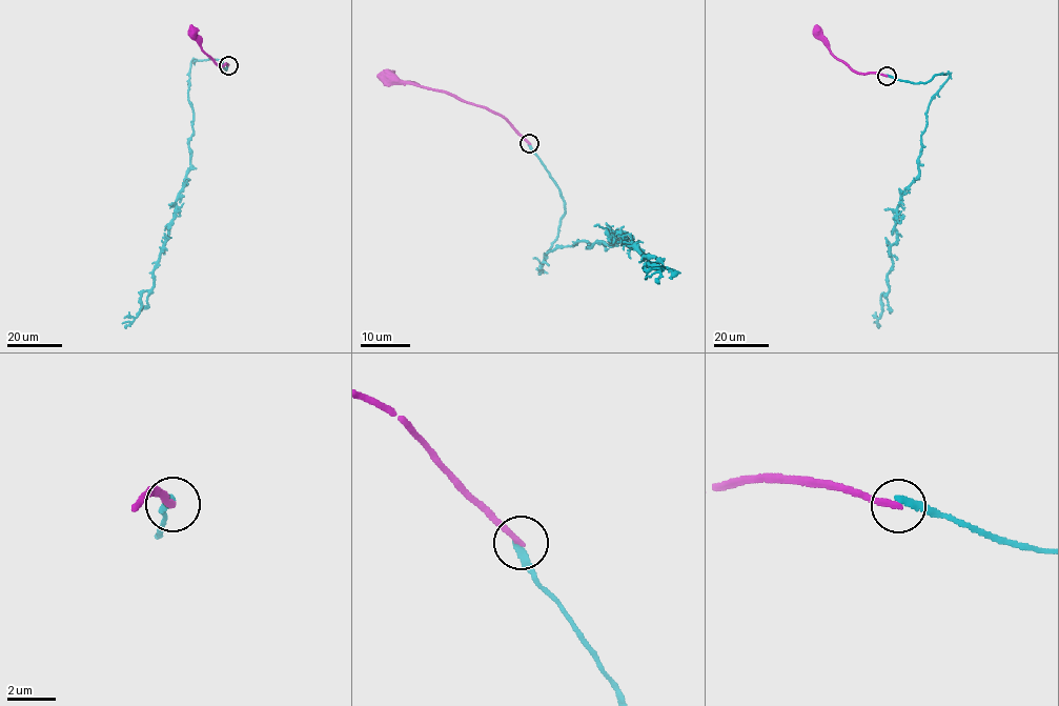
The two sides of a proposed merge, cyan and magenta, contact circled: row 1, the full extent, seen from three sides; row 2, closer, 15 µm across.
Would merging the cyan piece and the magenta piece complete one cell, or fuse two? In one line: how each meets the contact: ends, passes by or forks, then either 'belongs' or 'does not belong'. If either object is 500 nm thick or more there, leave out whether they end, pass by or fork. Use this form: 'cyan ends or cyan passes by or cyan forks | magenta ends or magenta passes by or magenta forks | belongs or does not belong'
cyan ends | magenta ends | does not belong

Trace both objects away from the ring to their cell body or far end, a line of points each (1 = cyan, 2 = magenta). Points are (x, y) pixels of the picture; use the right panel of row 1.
1: (887, 76), (915, 83), (950, 75), (929, 103), (918, 177), (897, 208), (889, 289), (873, 323)
2: (887, 76), (858, 73), (850, 68), (834, 56), (817, 31)

